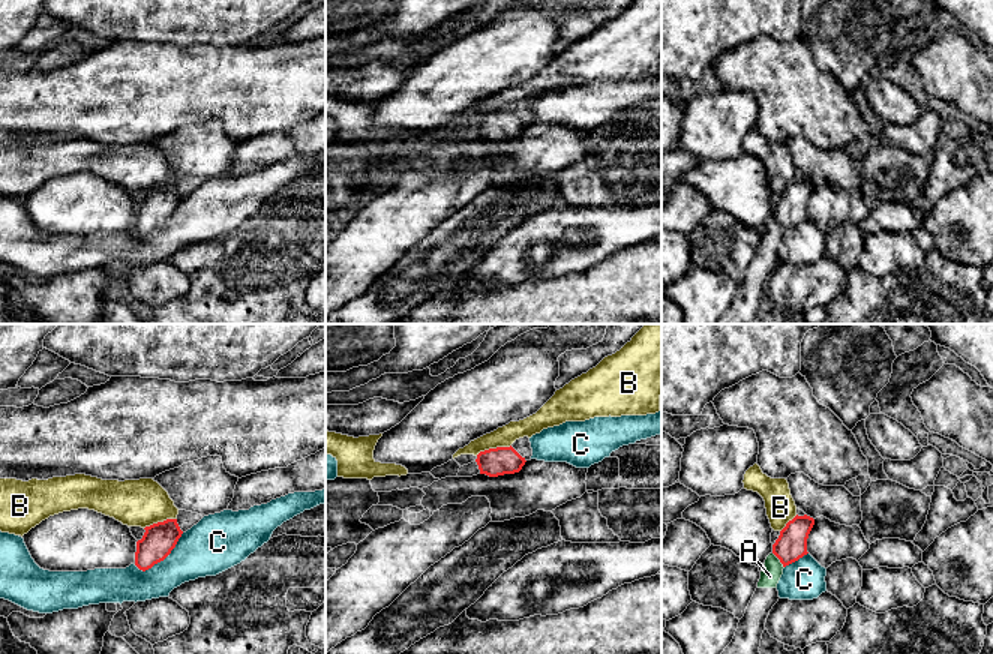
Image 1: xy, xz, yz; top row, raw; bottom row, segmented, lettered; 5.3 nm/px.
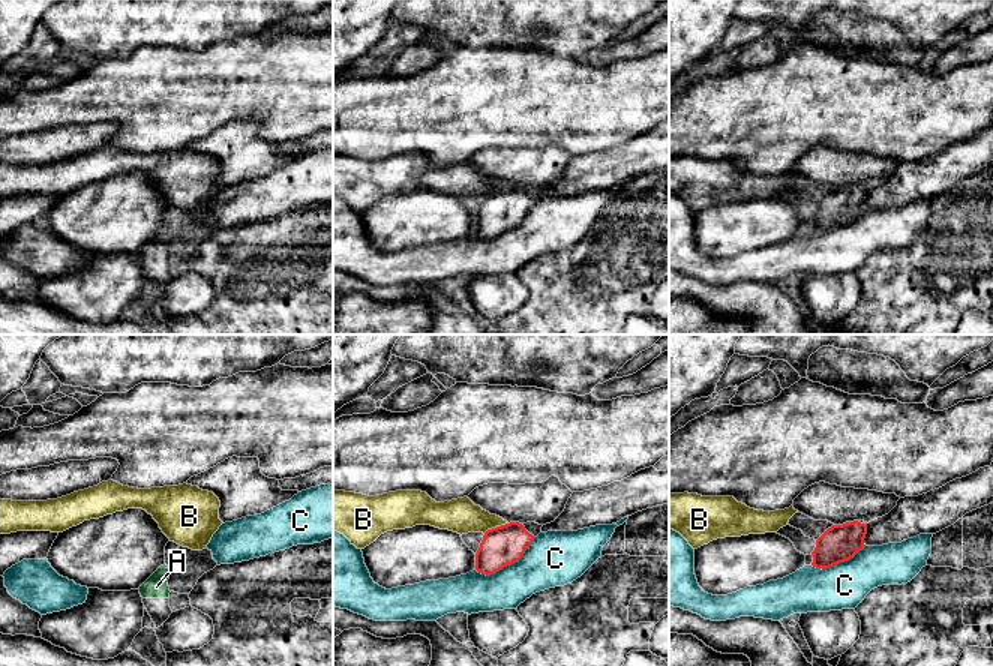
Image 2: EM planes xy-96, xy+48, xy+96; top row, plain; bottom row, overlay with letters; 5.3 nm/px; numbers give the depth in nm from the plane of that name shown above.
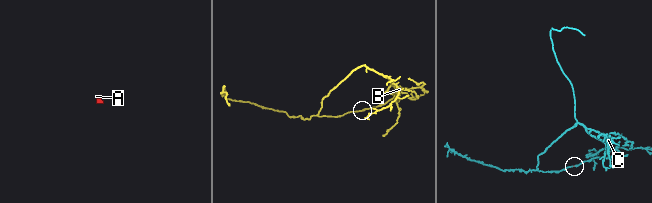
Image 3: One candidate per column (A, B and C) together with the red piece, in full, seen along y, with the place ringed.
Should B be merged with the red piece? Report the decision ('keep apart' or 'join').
keep apart

